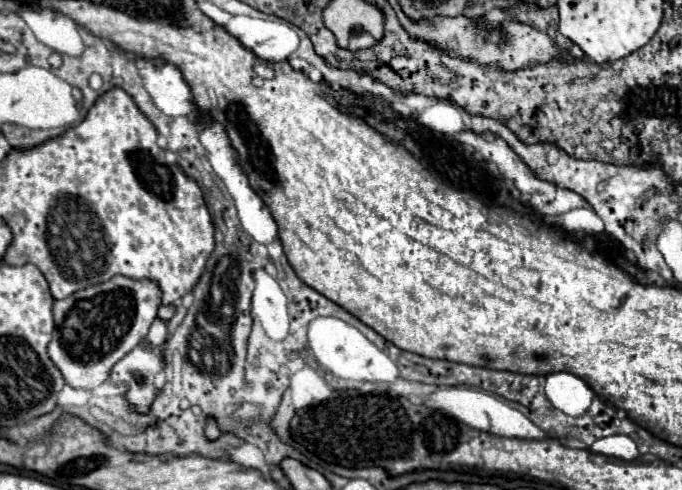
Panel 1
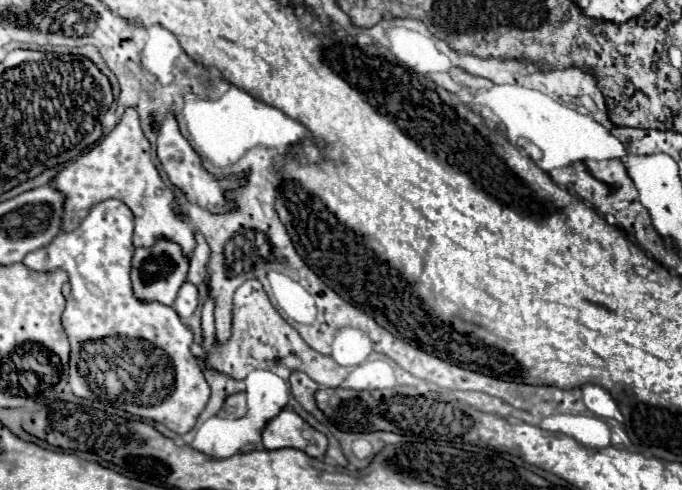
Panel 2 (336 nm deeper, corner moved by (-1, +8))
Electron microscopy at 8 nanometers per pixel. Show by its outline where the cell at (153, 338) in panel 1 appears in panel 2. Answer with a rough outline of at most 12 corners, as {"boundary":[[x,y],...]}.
{"boundary":[[186,282],[178,292],[174,310],[180,318],[192,316],[198,290]]}

